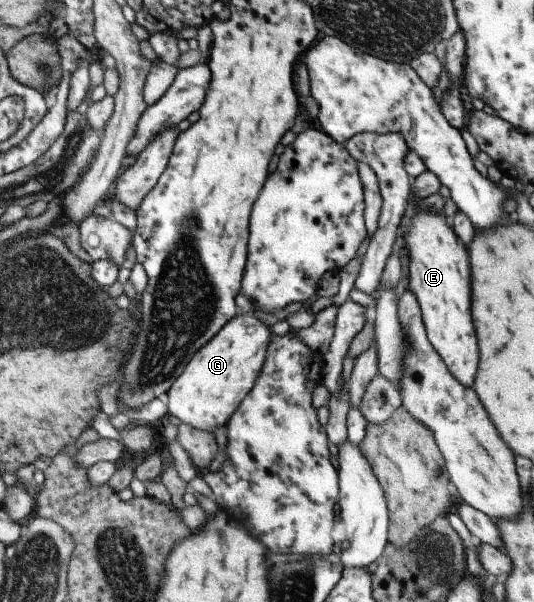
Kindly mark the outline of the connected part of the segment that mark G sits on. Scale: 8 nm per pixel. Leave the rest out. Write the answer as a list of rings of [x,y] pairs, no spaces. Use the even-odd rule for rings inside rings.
[[[251,311],[229,319],[198,353],[194,353],[165,393],[167,413],[178,418],[180,423],[202,429],[206,433],[225,426],[258,379],[264,363],[264,353],[270,343],[271,332],[268,328]]]

